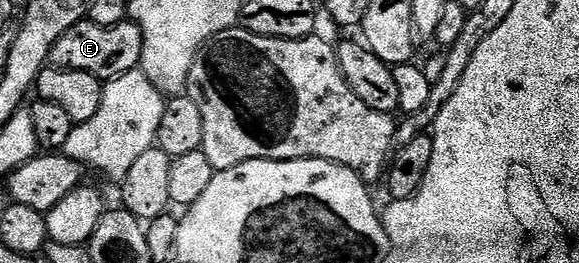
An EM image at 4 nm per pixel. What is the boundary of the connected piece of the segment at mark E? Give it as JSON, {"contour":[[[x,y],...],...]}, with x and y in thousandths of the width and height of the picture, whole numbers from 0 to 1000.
{"contour":[[[149,76],[130,91],[130,106],[116,106],[116,122],[109,122],[102,152],[95,152],[95,183],[88,183],[85,202],[83,247],[100,266],[157,274],[157,289],[190,304],[238,262],[245,213],[247,122],[228,76],[197,99],[180,99]]]}

